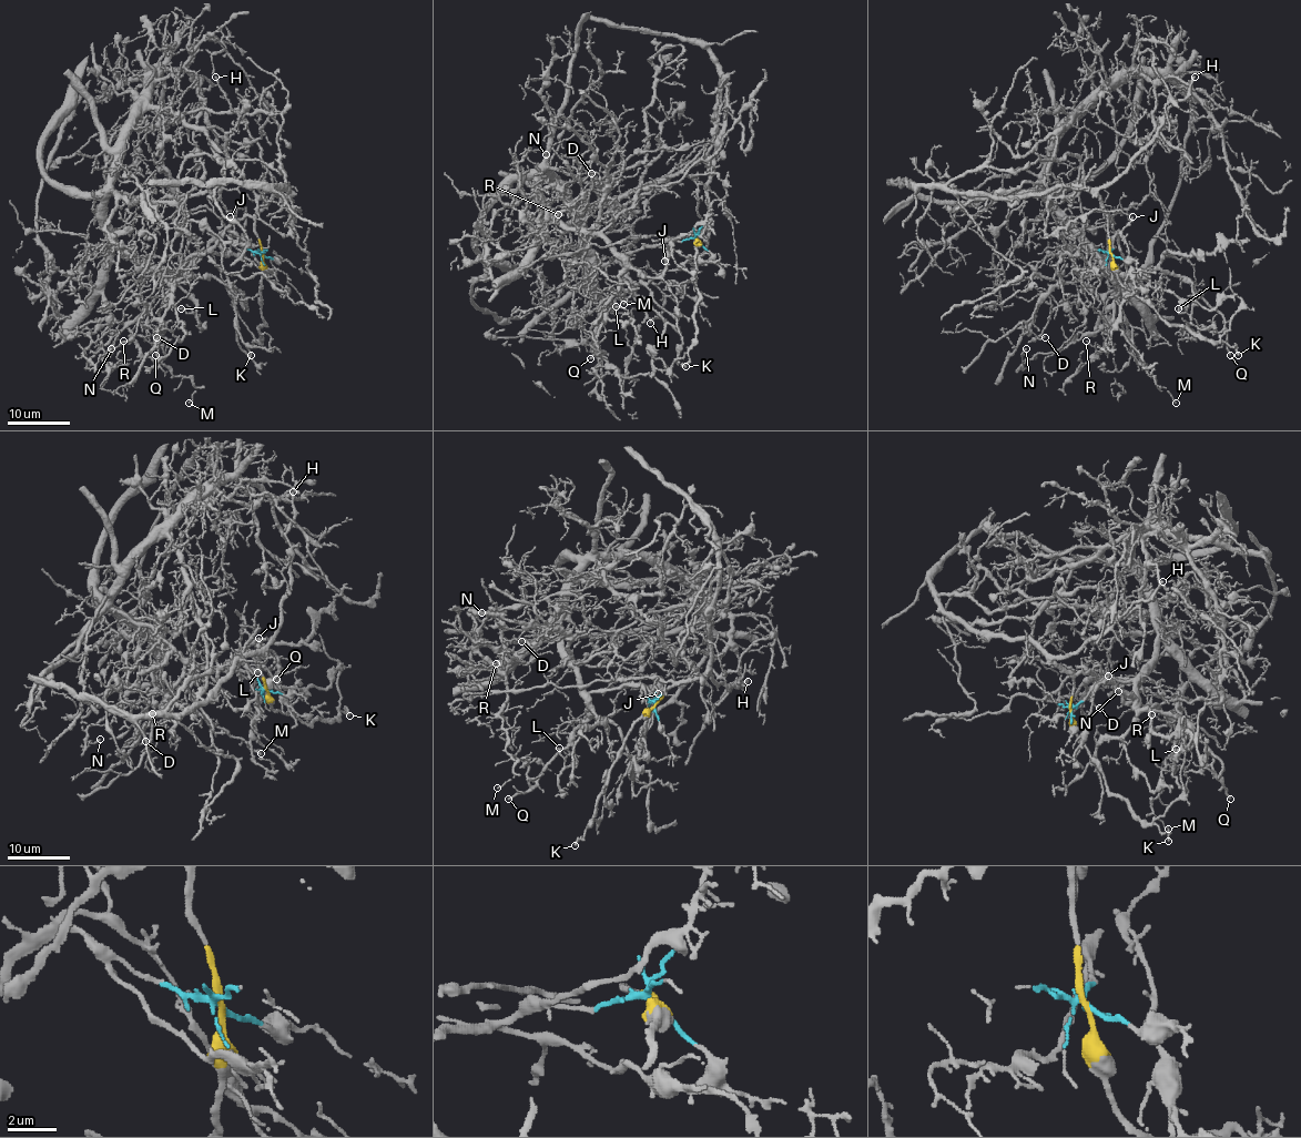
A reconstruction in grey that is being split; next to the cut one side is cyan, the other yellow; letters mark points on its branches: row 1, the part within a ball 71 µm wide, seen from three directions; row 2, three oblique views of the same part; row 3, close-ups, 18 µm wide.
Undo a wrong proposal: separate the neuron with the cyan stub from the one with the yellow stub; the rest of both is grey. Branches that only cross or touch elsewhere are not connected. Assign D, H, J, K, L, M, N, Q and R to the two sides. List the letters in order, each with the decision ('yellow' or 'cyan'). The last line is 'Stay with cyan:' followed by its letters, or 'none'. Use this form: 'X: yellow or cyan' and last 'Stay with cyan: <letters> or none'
D: cyan
H: yellow
J: cyan
K: yellow
L: cyan
M: cyan
N: cyan
Q: cyan
R: cyan
Stay with cyan: D, J, L, M, N, Q, R

